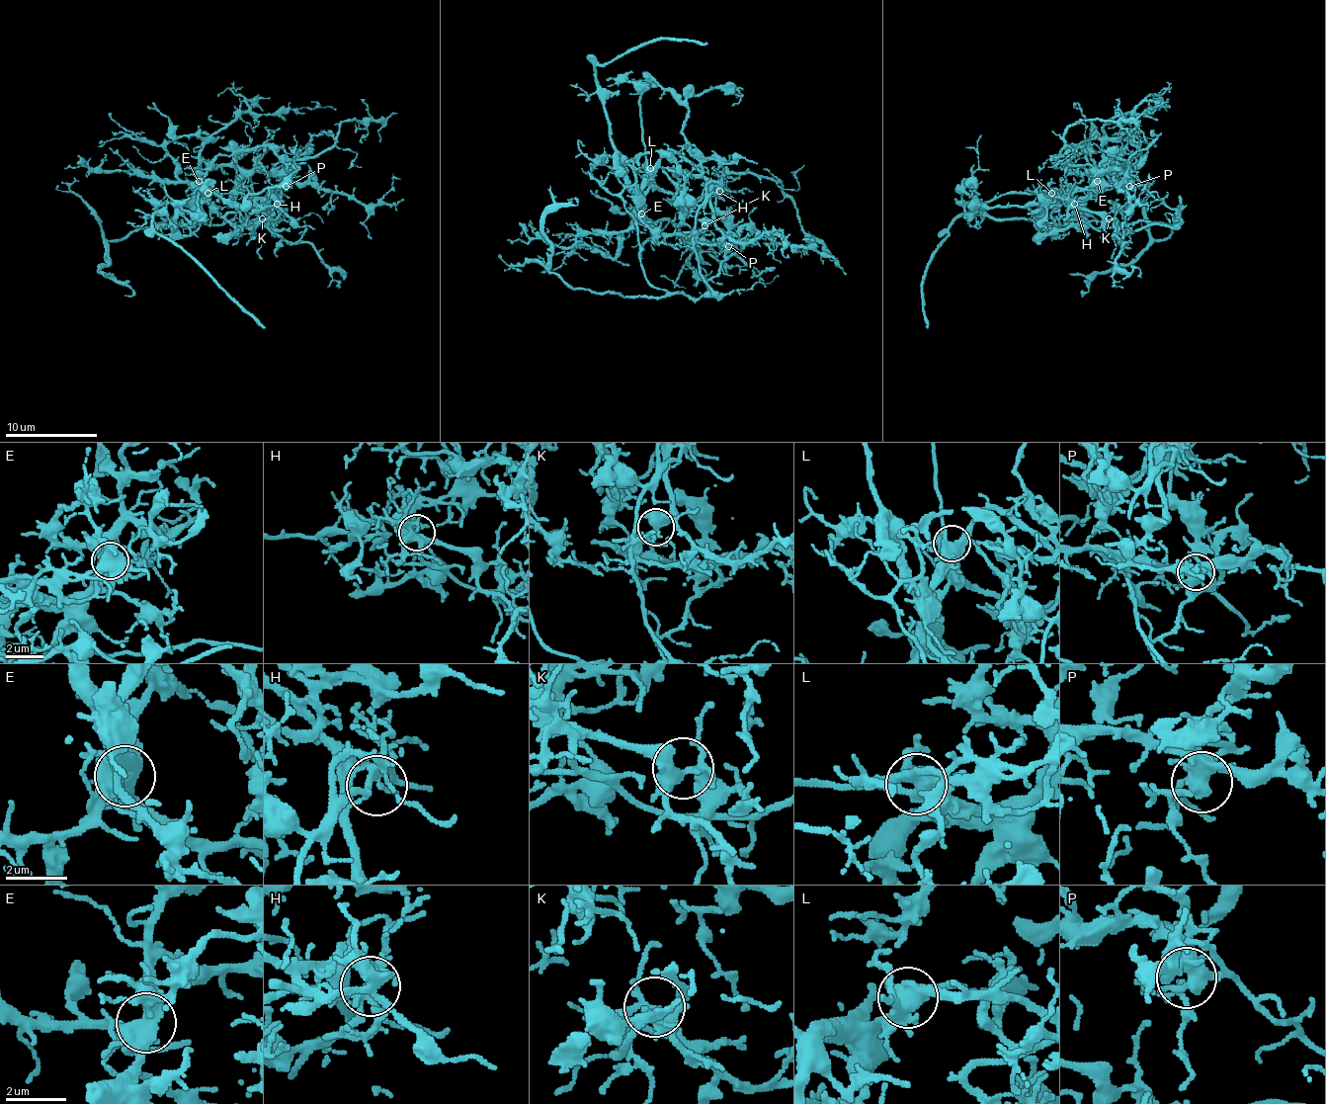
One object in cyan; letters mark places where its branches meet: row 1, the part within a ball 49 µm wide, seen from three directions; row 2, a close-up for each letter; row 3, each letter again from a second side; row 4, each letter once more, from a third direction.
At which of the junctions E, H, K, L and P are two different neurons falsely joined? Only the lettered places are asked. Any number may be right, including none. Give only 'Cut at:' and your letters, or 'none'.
Cut at: none

